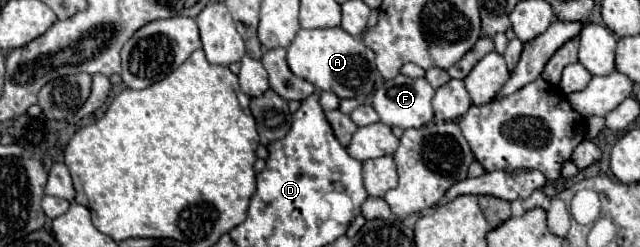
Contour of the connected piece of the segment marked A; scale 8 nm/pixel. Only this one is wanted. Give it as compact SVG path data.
M341 27L301 29L287 47L287 63L297 77L313 83L319 91L333 91L339 99L365 101L373 93L377 77L373 51L359 37L349 35Z

